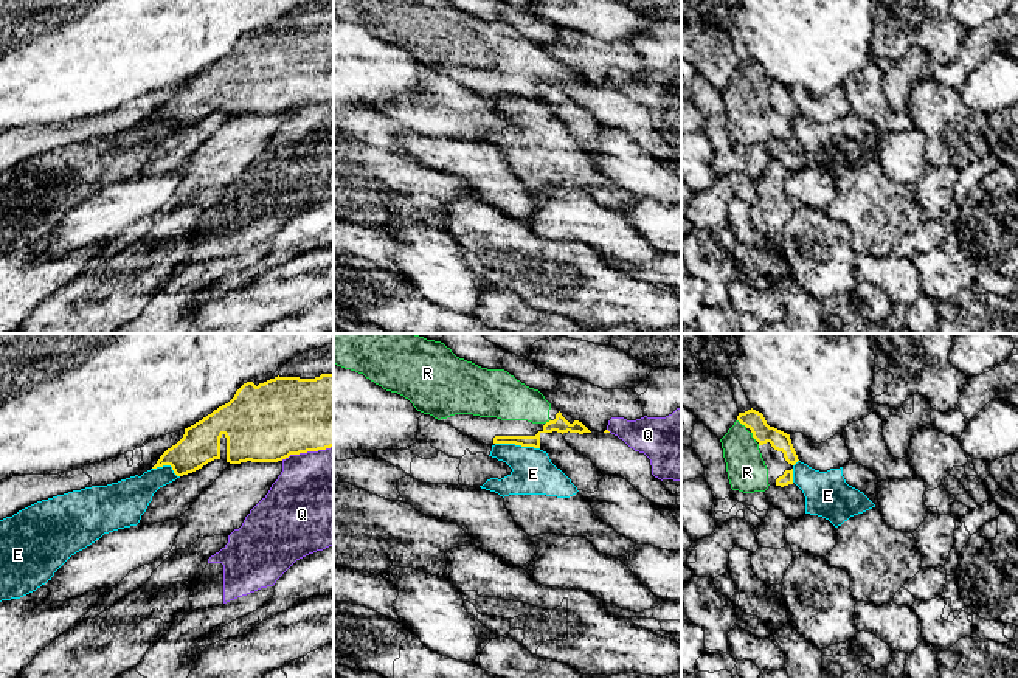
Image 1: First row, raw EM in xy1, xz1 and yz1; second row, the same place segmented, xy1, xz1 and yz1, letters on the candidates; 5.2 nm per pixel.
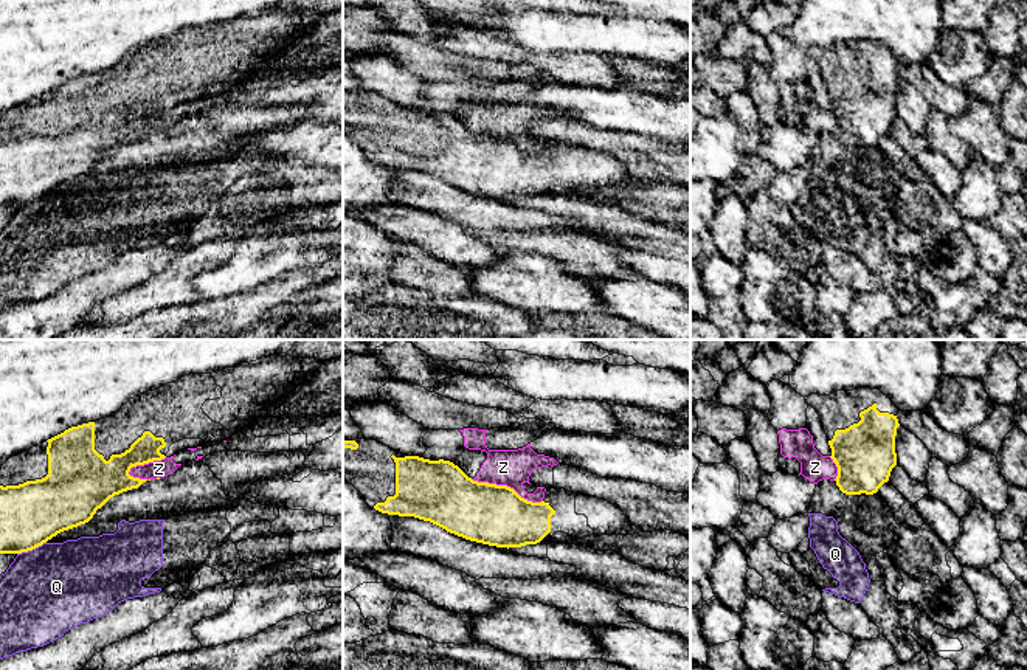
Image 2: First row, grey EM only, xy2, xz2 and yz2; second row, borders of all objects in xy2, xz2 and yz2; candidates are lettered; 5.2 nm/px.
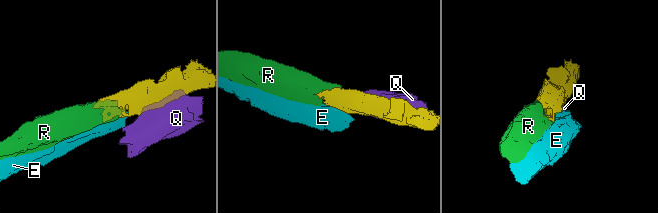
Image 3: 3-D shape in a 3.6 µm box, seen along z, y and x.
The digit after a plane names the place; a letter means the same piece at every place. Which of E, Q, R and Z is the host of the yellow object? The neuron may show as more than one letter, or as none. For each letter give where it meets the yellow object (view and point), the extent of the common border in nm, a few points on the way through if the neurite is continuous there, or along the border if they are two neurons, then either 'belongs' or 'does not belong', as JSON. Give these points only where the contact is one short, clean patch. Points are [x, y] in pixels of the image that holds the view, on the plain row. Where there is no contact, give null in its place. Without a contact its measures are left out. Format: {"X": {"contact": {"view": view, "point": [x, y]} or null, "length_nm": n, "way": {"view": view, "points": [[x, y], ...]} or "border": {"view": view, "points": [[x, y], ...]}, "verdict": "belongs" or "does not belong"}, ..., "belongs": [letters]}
{"E": {"contact": {"view": "xz1", "point": [517, 96]}, "length_nm": 240, "border": {"view": "xz1", "points": [[495, 95], [514, 95], [539, 101]]}, "verdict": "does not belong"}, "Q": {"contact": {"view": "xy1", "point": [306, 104]}, "length_nm": 280, "verdict": "does not belong"}, "R": {"contact": {"view": "yz1", "point": [742, 76]}, "length_nm": 70, "verdict": "belongs"}, "Z": {"contact": {"view": "xz2", "point": [506, 138]}, "length_nm": 380, "border": {"view": "xz2", "points": [[472, 132], [506, 137], [528, 152], [542, 154]]}, "verdict": "does not belong"}, "belongs": ["R"]}

